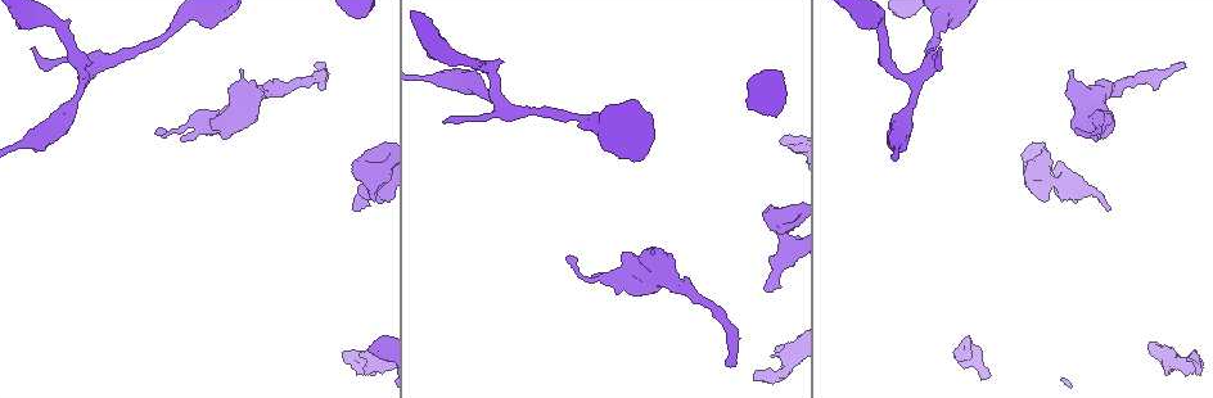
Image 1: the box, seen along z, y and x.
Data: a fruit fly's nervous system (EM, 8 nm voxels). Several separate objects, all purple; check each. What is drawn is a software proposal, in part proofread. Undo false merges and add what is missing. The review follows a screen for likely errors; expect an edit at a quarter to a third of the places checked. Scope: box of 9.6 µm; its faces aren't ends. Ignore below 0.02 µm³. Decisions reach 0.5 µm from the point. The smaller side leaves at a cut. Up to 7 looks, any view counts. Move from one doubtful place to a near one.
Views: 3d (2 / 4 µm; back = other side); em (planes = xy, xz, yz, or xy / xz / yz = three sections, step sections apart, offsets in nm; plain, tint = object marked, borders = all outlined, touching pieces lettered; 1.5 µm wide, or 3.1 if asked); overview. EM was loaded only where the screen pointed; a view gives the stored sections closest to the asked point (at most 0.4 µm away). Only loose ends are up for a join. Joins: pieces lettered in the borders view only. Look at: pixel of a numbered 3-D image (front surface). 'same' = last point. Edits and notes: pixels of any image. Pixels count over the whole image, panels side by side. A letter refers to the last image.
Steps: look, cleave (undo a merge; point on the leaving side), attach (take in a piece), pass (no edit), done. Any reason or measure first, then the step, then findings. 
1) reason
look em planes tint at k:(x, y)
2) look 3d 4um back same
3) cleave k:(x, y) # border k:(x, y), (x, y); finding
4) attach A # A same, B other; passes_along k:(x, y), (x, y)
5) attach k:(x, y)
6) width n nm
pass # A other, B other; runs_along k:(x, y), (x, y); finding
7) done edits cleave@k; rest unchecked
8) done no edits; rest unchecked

free end
look 3d 4um at 1:(356, 209)

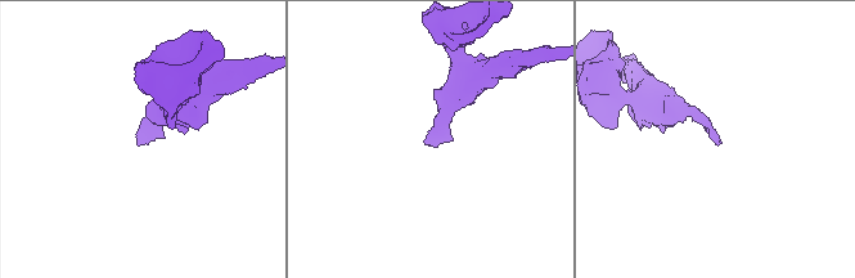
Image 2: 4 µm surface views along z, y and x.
look em planes borders at 2:(721, 143)

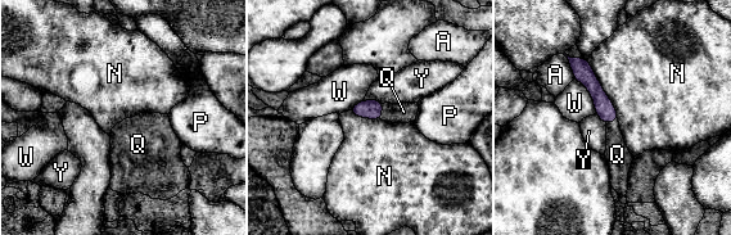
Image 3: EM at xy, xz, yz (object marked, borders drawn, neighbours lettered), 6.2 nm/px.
attach 3:(404, 112) # A other, N other, P other, Q same, W other, Y other; passes_along 3:(371, 109), (380, 111), (404, 112); it goes on there

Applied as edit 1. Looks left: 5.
redraw
look overview

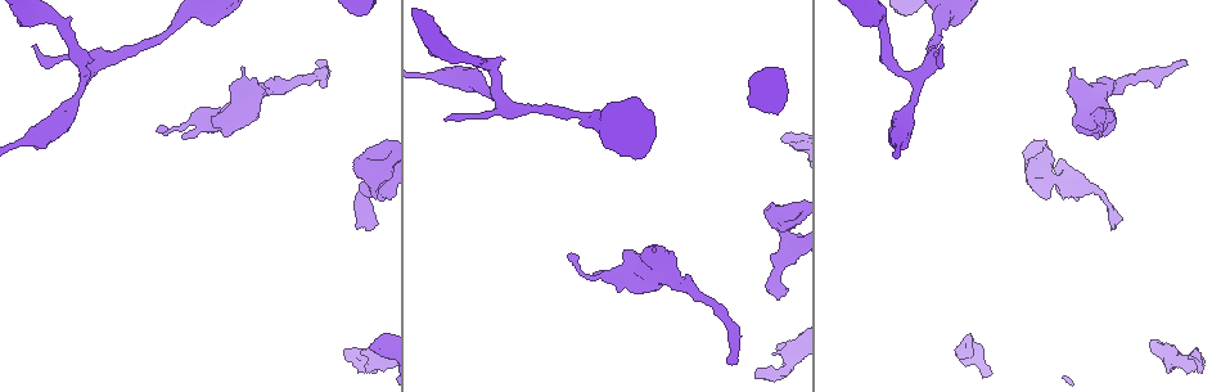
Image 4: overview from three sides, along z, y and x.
sudden change in width
look em xy step 8 tint at 4:(606, 275)

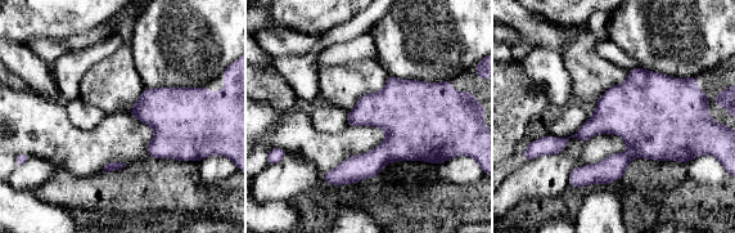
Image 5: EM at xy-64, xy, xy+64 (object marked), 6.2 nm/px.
look em xy step 8 borders same

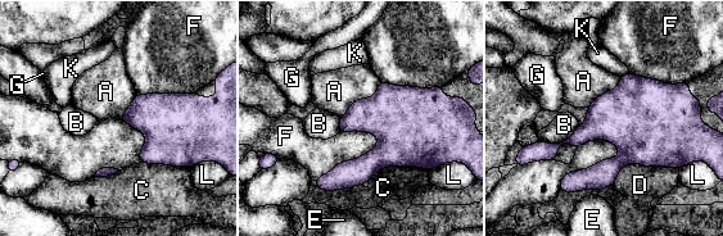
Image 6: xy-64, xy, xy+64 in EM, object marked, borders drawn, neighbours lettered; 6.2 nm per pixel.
longest_contact F 500 nm
pass # A other, B other, C other, D other, E other, F other, G other, K other, L other; border 6:(378, 136), (367, 153), (313, 180); all the same neuron

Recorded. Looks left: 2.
long arm stops here
look em planes borders at 4:(1185, 63)

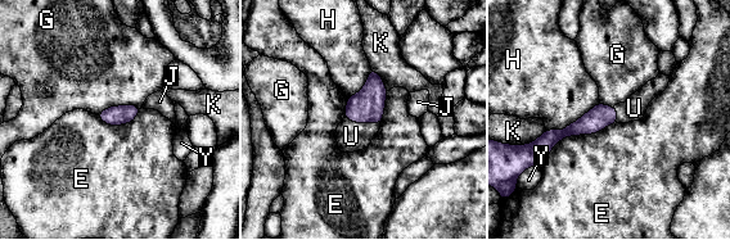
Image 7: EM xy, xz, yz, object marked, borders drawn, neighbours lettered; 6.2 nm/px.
width 130 nm
attach 7:(351, 136) # E other, G other, H other, J other, K other, U same, Y other; passes_along 7:(368, 105), (363, 122), (351, 136); the neuron continues

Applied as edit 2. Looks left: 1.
done edits attach@3, attach@7; rest unchecked

